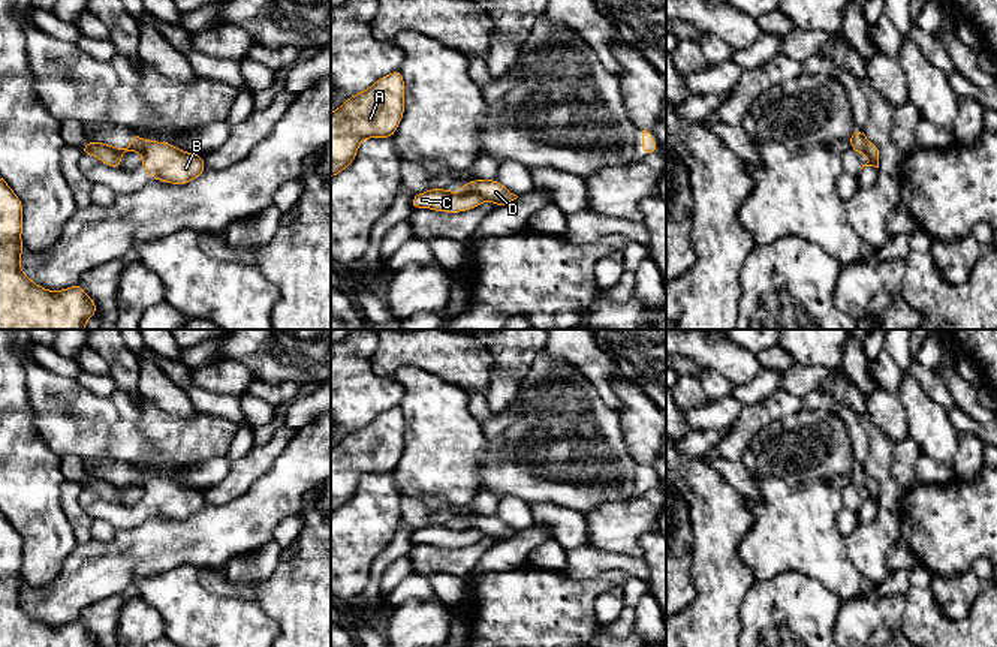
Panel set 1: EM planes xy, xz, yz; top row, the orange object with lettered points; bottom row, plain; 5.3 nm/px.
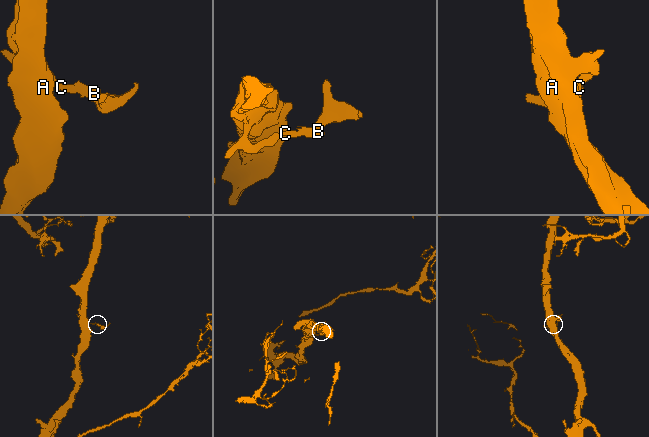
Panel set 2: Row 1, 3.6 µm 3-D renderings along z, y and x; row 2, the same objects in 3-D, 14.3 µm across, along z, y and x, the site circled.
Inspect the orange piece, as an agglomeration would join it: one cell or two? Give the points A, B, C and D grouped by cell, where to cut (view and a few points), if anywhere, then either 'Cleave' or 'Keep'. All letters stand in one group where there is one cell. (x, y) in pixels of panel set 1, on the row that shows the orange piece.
Groups: A C / B D. Split along xz (463, 190), (478, 193), (484, 199). Cleave

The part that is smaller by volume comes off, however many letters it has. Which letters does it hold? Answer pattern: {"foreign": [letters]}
{"foreign": ["B", "D"]}

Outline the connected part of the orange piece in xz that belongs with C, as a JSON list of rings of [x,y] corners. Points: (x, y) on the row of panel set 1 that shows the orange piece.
[[[430,189],[425,193],[416,193],[412,199],[412,208],[431,208],[436,211],[460,213],[472,210],[484,202],[479,193],[455,193],[443,189]]]

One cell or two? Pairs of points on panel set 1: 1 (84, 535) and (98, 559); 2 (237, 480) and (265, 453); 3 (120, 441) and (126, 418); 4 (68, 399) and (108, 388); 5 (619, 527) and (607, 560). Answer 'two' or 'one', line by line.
1: two
2: one
3: one
4: two
5: two

